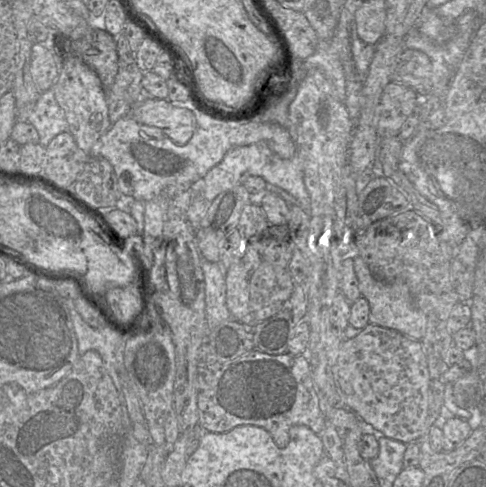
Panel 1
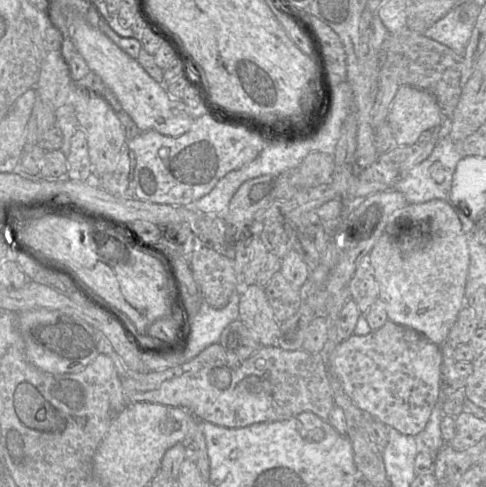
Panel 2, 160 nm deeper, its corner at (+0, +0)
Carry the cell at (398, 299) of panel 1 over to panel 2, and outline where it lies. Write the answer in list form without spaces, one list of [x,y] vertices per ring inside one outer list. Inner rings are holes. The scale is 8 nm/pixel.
[[[443,200],[409,203],[393,227],[378,239],[369,253],[378,284],[379,299],[385,305],[389,321],[423,334],[441,346],[449,336],[460,310],[465,306],[465,288],[470,265],[470,253],[459,217],[454,207]]]

